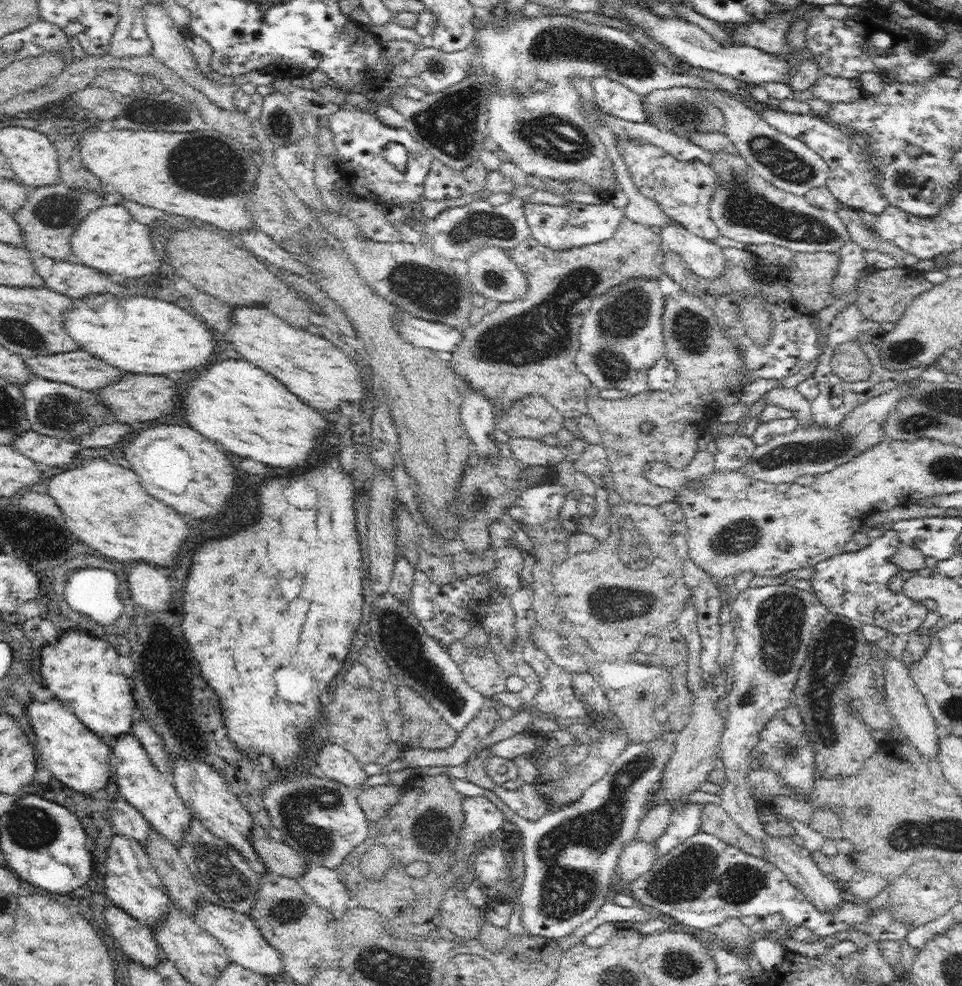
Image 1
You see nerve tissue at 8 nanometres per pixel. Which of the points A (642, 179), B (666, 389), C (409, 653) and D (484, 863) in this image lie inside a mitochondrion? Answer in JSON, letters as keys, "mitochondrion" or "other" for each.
{"A":"other","B":"other","C":"mitochondrion","D":"other"}

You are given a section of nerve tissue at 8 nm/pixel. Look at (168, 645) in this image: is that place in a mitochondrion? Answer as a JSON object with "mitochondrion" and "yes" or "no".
{"mitochondrion":"no"}

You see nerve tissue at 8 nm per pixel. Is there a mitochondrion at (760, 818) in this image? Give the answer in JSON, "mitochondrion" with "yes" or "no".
{"mitochondrion":"no"}

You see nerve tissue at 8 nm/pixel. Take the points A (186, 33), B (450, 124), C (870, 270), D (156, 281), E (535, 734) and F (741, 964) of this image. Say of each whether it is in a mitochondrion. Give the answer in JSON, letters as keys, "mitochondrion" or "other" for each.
{"A":"other","B":"mitochondrion","C":"other","D":"other","E":"other","F":"other"}

